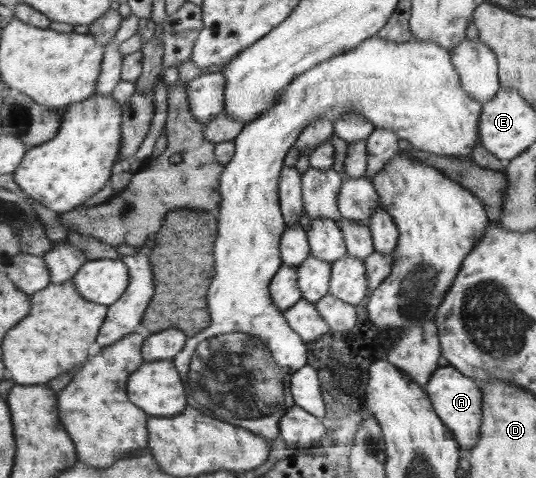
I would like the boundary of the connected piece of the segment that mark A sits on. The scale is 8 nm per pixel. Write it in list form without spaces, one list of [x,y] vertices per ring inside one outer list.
[[[453,366],[439,368],[426,386],[428,396],[432,398],[432,405],[439,417],[455,433],[456,441],[461,449],[473,449],[481,436],[483,424],[484,390],[471,377],[464,376]]]

